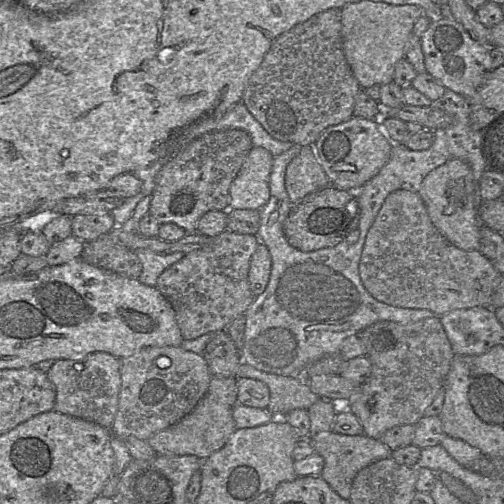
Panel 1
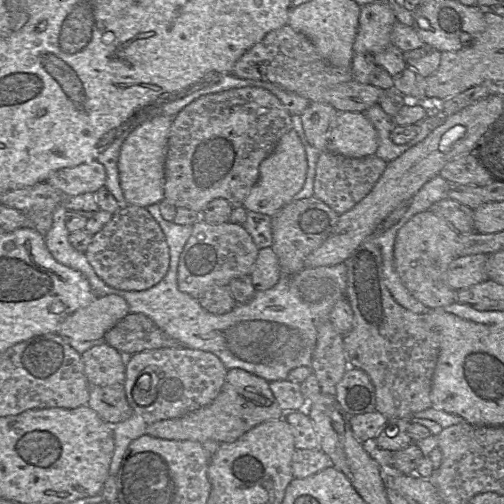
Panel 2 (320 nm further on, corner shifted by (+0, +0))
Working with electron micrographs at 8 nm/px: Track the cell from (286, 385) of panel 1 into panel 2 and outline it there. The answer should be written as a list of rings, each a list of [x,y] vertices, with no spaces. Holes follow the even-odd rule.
[[[128,313],[103,337],[106,344],[124,356],[161,348],[181,347],[179,342],[141,313]]]

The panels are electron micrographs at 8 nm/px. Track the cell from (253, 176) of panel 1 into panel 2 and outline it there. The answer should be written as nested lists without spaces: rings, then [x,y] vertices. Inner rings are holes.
[[[293,129],[285,133],[277,143],[273,152],[262,161],[259,178],[243,202],[247,211],[258,212],[272,217],[282,207],[291,202],[302,189],[308,164],[304,145]]]

